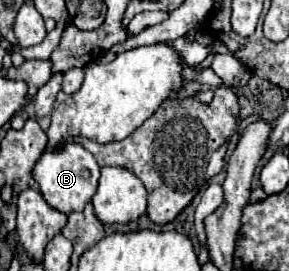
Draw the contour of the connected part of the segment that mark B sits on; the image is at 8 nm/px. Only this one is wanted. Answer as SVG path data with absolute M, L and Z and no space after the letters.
M72 142L72 144L66 144L58 152L46 150L36 162L32 174L34 174L34 180L40 184L40 192L44 200L58 212L70 214L70 212L82 212L82 208L92 200L98 186L100 166L96 164L94 156L84 146Z

